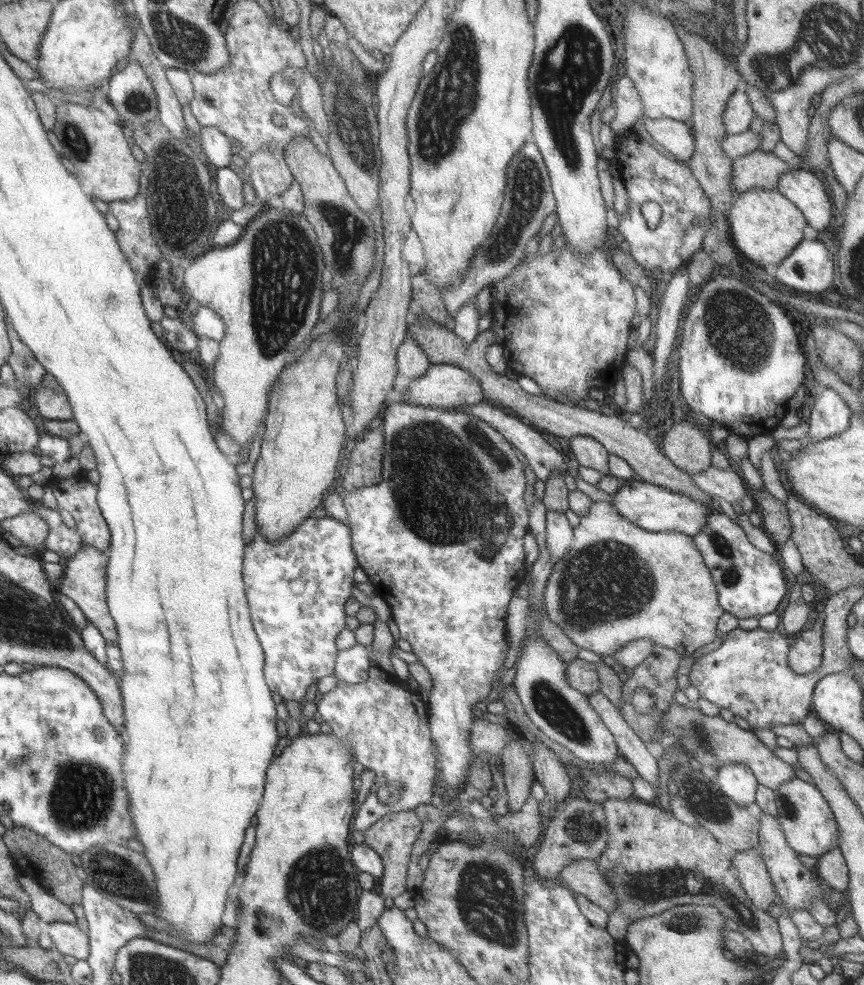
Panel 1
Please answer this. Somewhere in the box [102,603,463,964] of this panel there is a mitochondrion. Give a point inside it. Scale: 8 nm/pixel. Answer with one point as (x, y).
(317, 891)

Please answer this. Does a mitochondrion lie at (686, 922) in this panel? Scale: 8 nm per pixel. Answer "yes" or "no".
yes

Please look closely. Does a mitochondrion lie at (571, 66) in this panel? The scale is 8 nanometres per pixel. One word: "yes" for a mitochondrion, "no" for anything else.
yes

